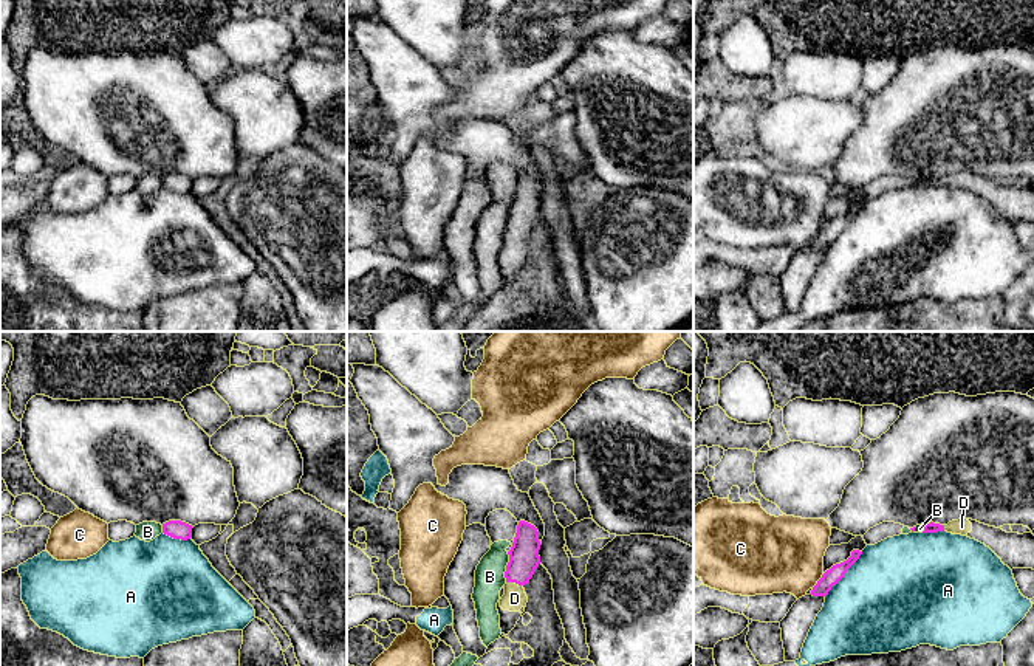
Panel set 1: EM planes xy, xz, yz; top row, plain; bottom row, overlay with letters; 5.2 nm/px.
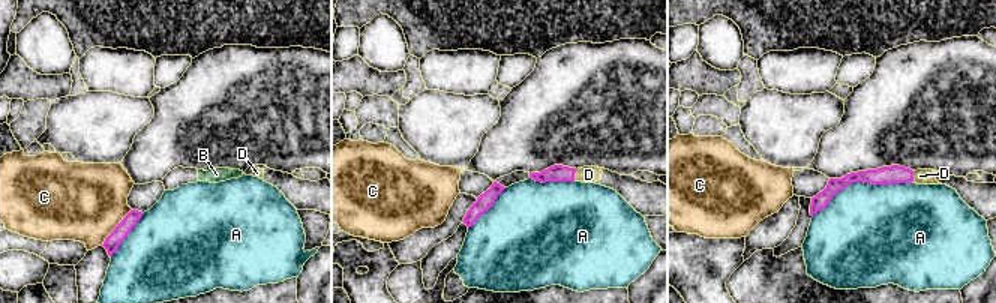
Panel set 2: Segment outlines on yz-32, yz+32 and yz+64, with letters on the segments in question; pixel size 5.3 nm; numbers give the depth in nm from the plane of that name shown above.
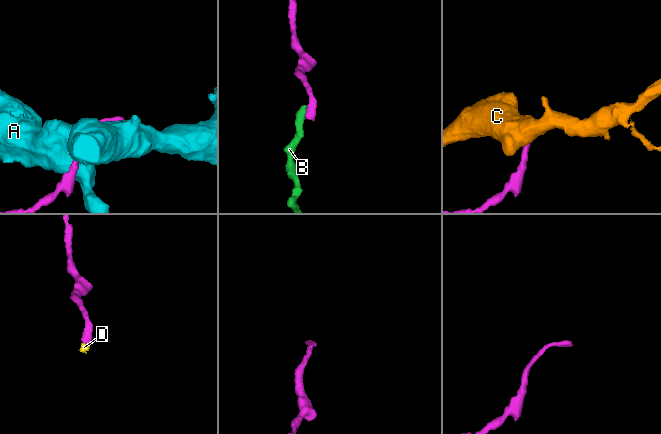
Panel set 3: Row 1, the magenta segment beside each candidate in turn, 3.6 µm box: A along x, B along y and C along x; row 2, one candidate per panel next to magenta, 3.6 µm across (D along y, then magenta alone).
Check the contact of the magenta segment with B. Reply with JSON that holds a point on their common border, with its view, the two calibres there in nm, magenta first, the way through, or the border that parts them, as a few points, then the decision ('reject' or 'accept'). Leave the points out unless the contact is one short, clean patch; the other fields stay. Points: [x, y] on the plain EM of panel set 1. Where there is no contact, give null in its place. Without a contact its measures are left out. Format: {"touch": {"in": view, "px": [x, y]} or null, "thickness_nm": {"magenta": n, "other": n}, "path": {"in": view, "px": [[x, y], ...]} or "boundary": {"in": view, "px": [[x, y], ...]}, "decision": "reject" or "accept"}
{"touch": {"in": "xz", "px": [506, 220]}, "thickness_nm": {"magenta": 160, "other": 160}, "decision": "reject"}

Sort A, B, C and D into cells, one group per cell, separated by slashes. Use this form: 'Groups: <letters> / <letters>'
Groups: A / B / C / D

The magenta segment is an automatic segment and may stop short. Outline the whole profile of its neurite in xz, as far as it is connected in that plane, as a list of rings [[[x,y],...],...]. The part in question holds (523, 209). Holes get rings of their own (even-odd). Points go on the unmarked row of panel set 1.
[[[520,173],[512,195],[509,215],[506,218],[506,237],[500,243],[497,263],[500,268],[502,287],[508,288],[525,265],[528,249],[523,239],[529,235],[540,217],[540,194],[534,178]]]

